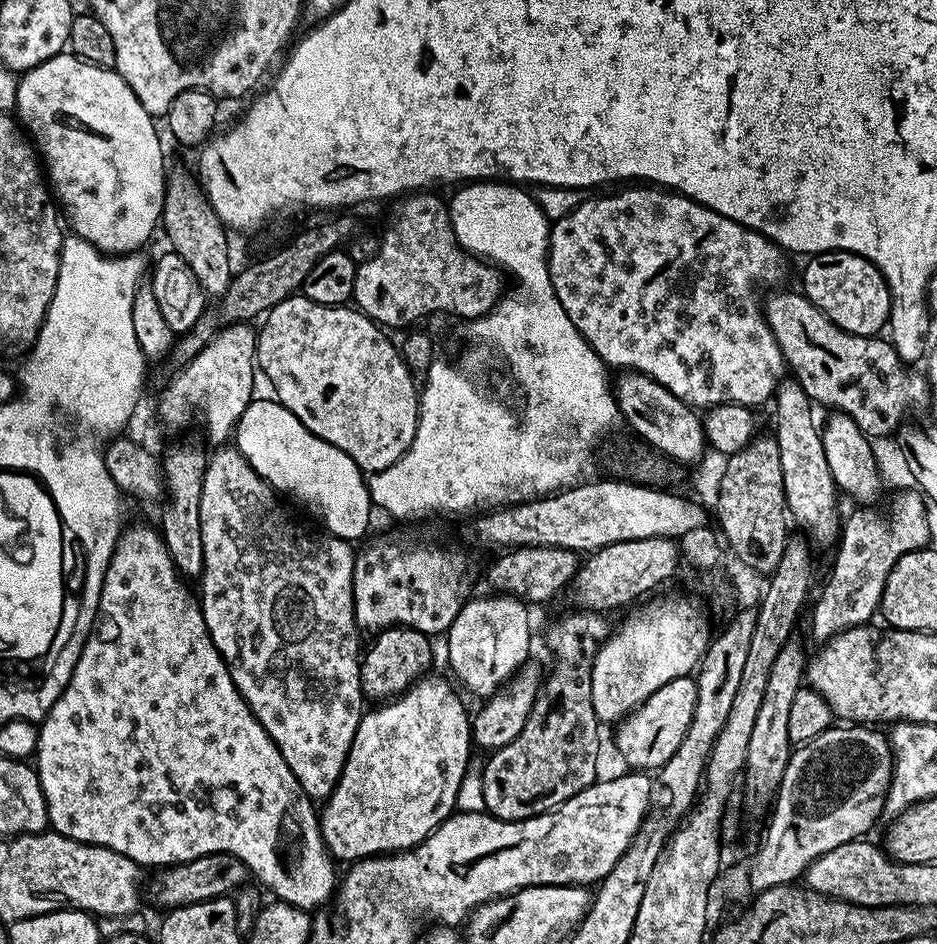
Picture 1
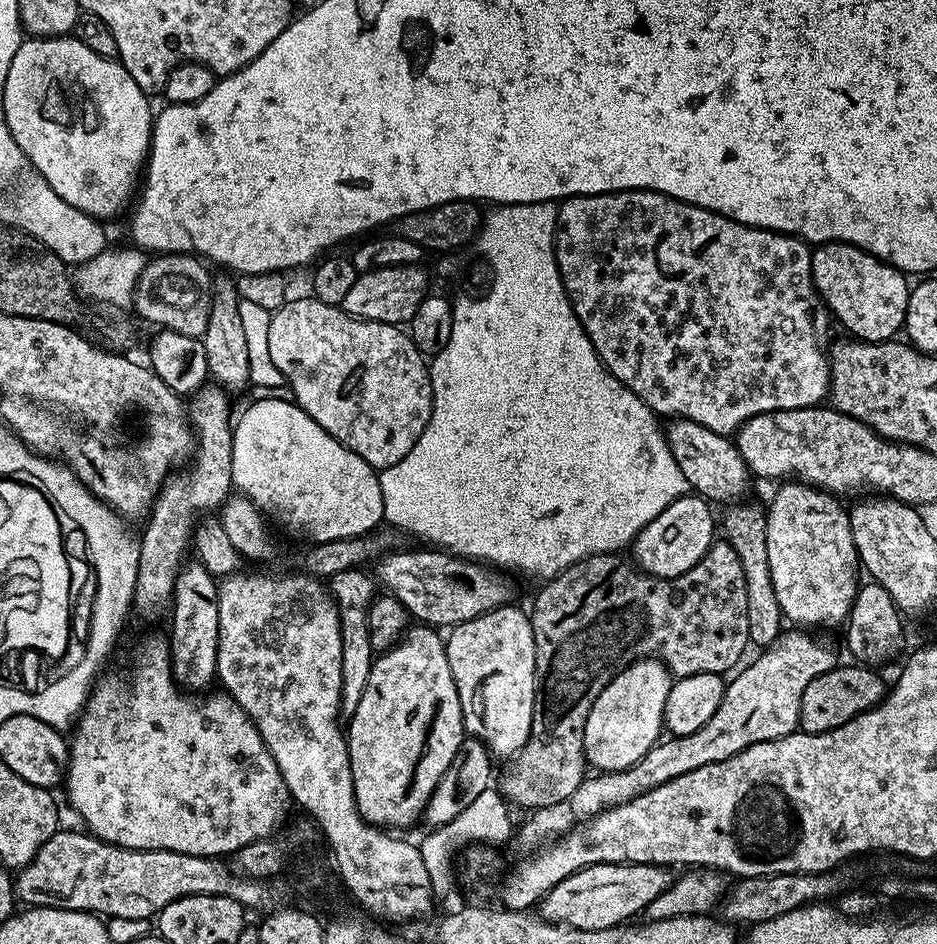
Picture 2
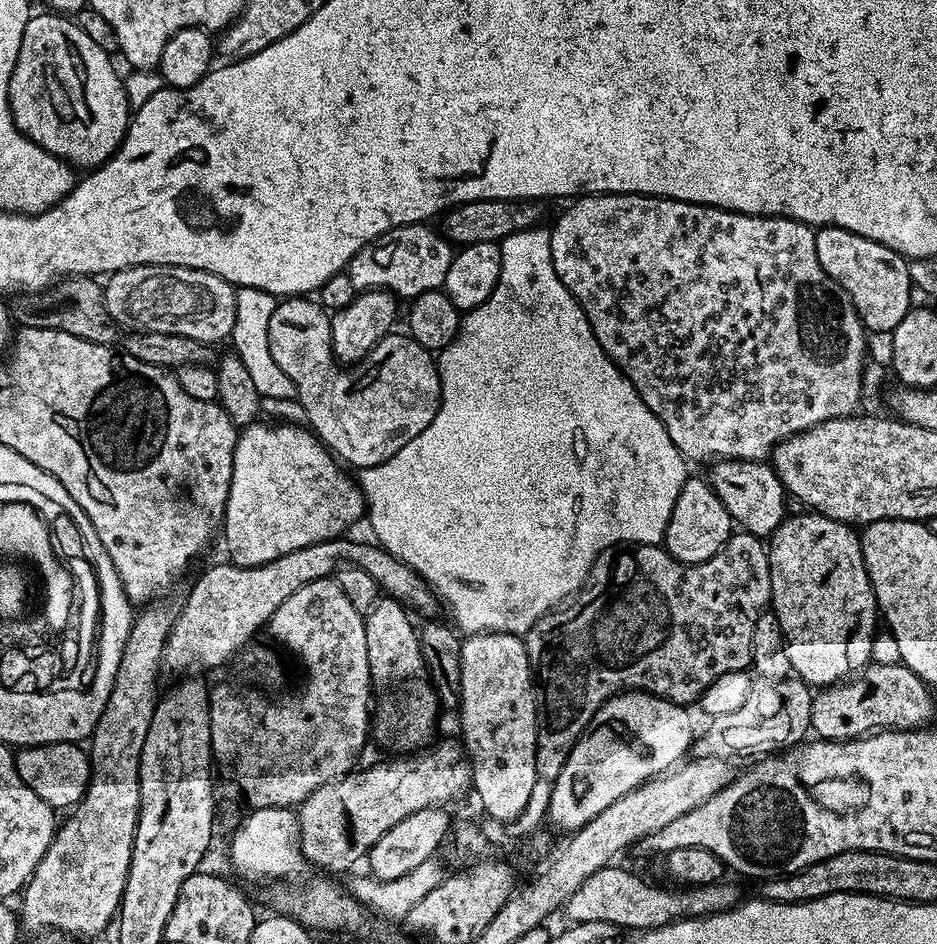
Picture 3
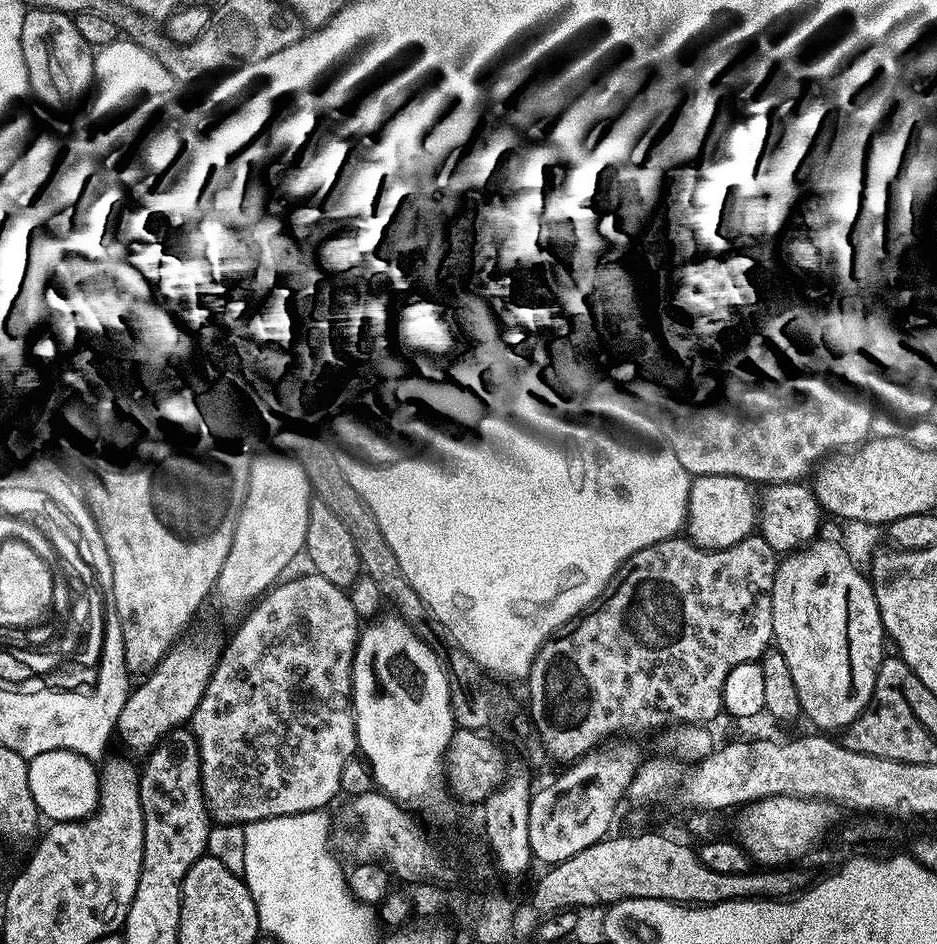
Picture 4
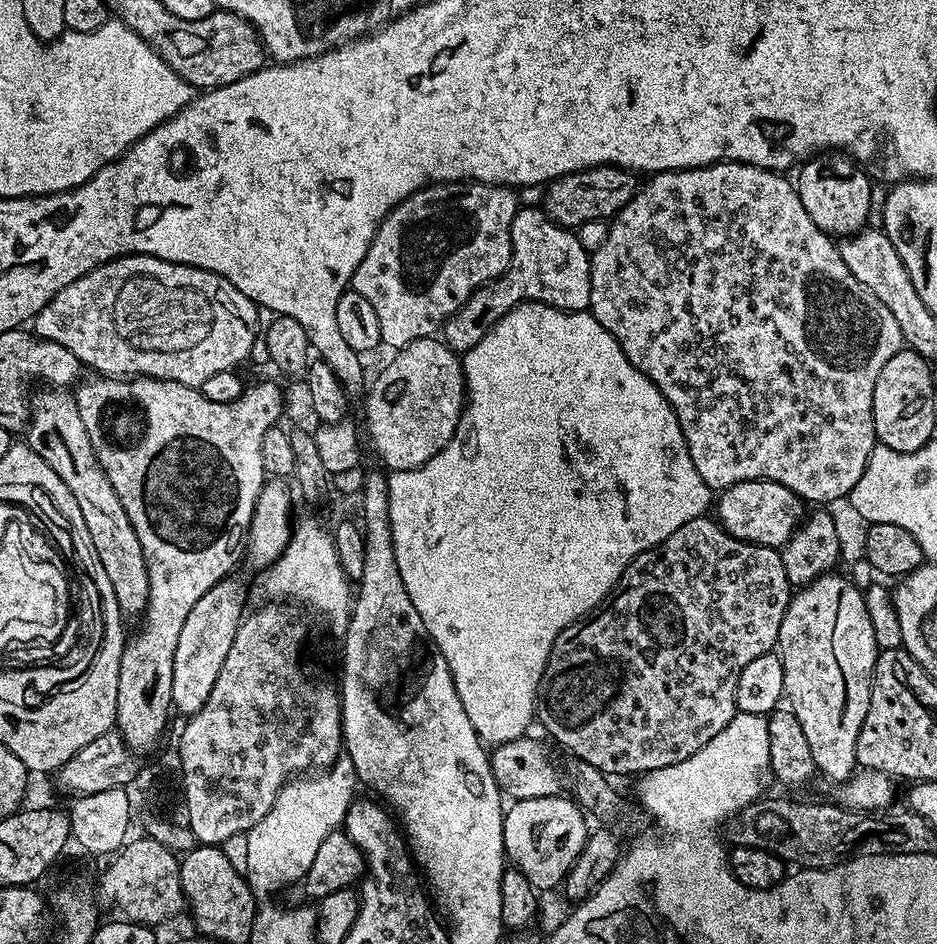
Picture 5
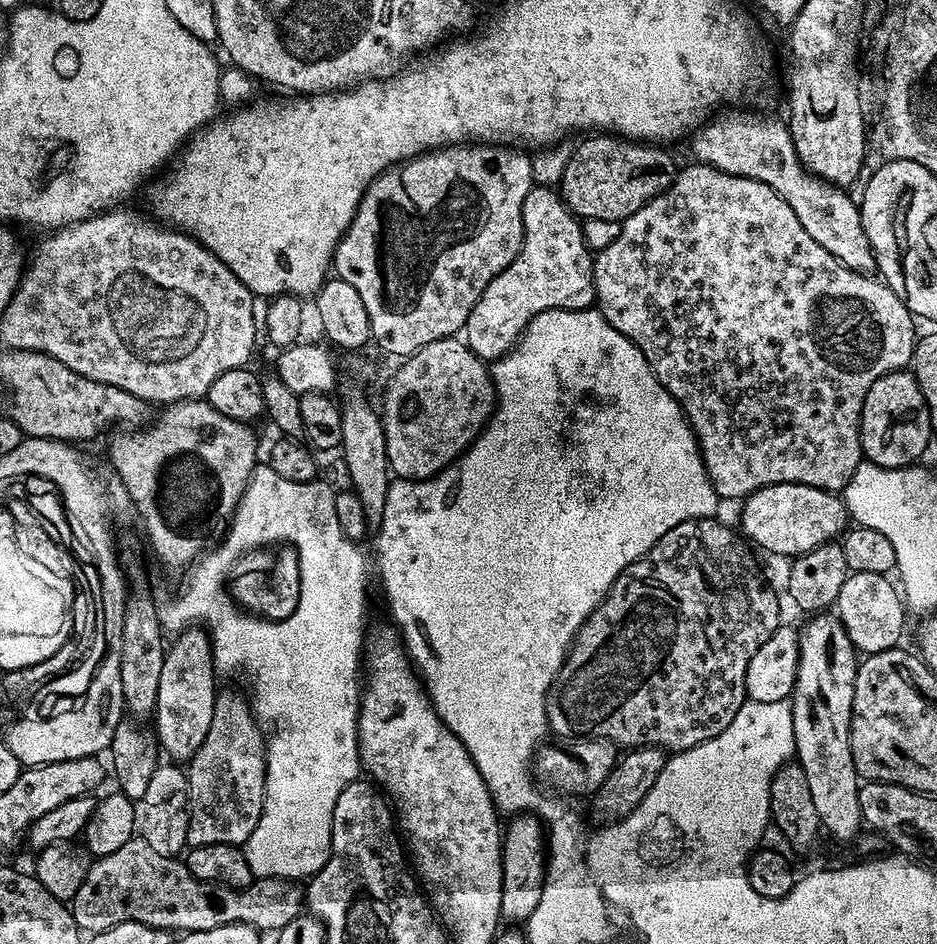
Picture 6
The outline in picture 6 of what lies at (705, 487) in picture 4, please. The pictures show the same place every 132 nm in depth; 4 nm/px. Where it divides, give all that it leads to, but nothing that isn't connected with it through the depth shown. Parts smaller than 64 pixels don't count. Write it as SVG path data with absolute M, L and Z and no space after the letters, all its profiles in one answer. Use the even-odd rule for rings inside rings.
M771 484L759 488L744 497L742 507L739 531L745 537L748 535L758 547L787 558L801 556L835 541L845 531L850 520L844 501L837 493L809 484Z

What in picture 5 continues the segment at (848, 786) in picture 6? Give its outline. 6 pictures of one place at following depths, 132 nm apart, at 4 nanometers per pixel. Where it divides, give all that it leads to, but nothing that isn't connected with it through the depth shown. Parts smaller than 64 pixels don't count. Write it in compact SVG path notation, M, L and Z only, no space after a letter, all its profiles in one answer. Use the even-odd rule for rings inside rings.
M836 575L820 576L789 599L780 627L778 655L784 667L786 704L806 734L817 773L843 782L858 768L858 734L866 710L870 710L878 649L864 592L846 577Z

